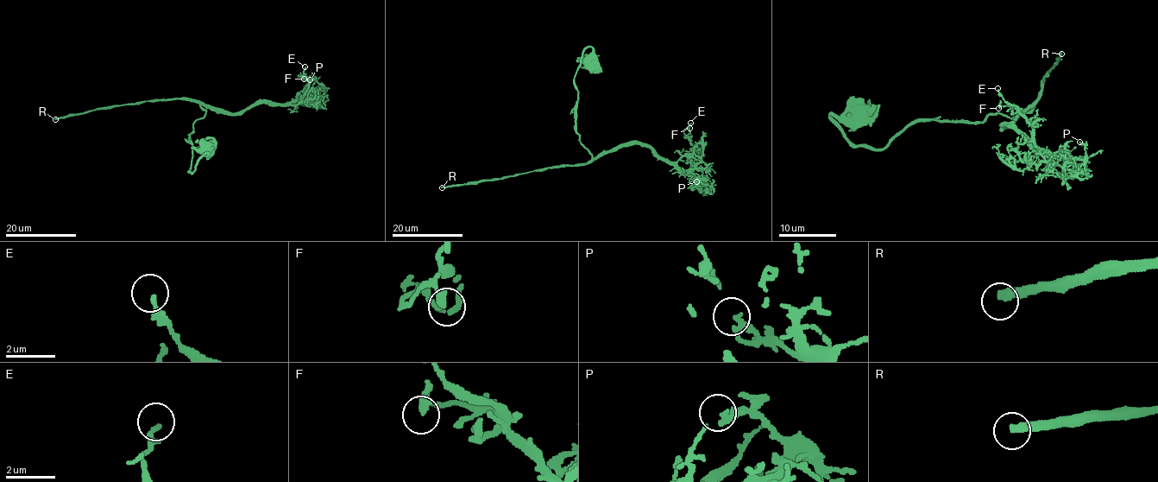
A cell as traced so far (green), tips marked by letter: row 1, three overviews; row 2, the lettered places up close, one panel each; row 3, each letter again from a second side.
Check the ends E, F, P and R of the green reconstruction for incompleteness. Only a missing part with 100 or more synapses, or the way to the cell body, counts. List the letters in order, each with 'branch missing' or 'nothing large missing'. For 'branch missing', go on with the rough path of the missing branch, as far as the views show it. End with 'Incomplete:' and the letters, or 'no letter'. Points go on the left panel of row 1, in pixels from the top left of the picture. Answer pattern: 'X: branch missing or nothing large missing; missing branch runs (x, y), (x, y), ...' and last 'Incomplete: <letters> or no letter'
E: nothing large missing
F: nothing large missing
P: nothing large missing
R: branch missing; missing branch runs (55, 119), (44, 122), (30, 134), (26, 153), (38, 164), (58, 166), (76, 184)
Incomplete: R

